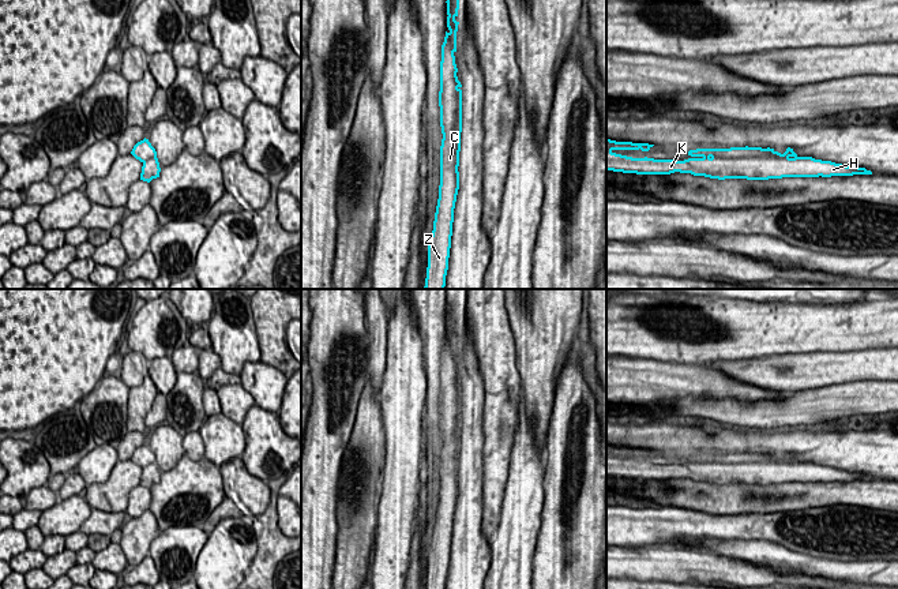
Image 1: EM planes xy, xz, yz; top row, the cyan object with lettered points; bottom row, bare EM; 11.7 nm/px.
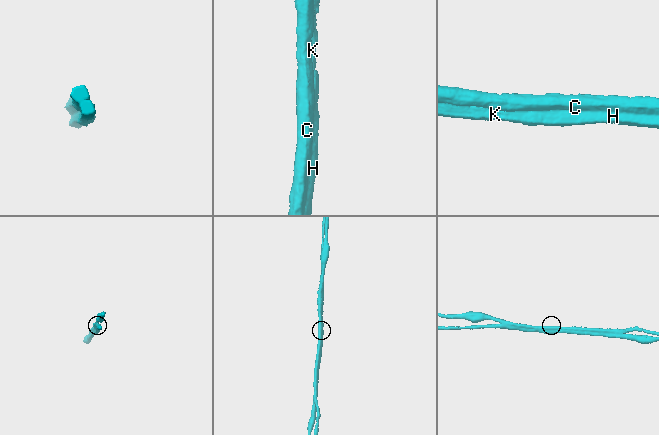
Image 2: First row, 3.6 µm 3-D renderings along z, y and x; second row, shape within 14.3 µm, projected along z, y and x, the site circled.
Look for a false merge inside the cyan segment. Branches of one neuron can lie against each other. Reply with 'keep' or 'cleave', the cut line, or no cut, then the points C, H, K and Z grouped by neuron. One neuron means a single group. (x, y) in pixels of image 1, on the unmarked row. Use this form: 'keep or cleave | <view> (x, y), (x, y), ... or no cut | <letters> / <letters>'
cleave | yz (711, 461), (788, 464) | C Z / H K

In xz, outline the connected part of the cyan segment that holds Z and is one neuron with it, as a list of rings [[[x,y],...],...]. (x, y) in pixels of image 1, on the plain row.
[[[446,337],[440,367],[440,491],[433,536],[428,551],[425,589],[446,589],[451,554],[454,514],[459,495],[462,408],[458,405],[458,374],[450,339]]]

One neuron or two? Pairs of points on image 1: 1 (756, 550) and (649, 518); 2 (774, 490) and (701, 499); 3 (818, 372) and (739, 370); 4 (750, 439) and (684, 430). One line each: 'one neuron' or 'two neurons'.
1: two neurons
2: one neuron
3: one neuron
4: one neuron

